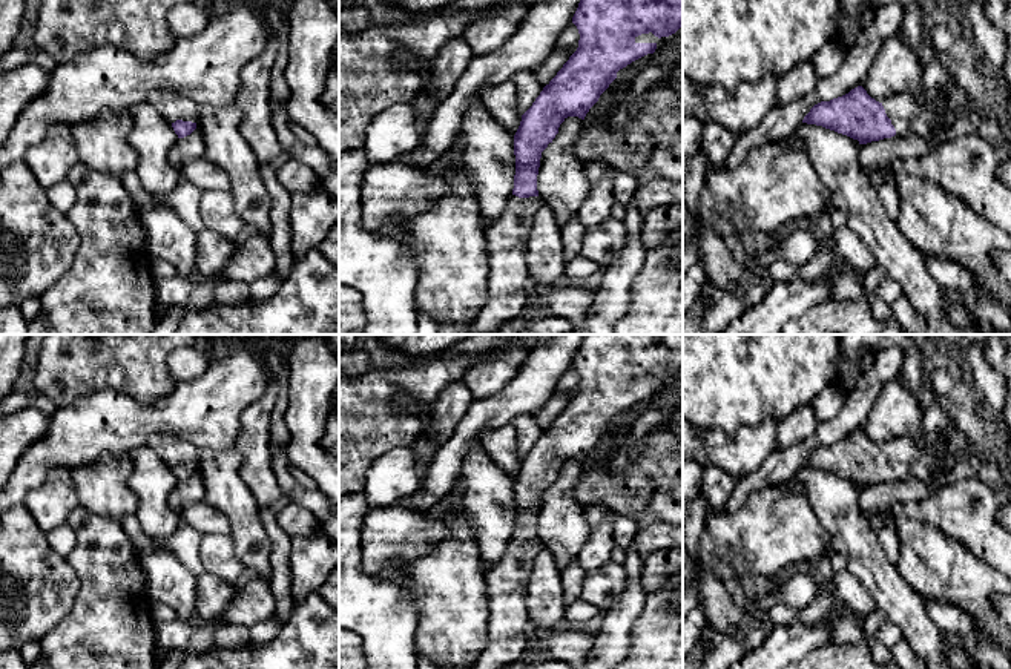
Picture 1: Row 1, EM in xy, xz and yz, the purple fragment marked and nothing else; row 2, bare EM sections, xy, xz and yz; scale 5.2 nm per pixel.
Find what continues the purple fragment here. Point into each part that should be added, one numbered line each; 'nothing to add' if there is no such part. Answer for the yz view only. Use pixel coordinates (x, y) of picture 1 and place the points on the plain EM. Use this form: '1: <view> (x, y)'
1: yz (907, 456)

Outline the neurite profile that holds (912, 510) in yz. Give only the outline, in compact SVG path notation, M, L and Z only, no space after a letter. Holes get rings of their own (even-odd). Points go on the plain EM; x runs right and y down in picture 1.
M967 477L937 488L920 502L893 505L888 520L891 522L896 516L922 519L927 525L960 542L971 554L1011 580L1011 534L997 523L999 505L999 494L986 482L979 477Z

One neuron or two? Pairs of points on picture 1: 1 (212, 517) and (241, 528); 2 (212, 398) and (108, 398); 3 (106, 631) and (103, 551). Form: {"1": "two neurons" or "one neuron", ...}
{"1": "two neurons", "2": "one neuron", "3": "one neuron"}

